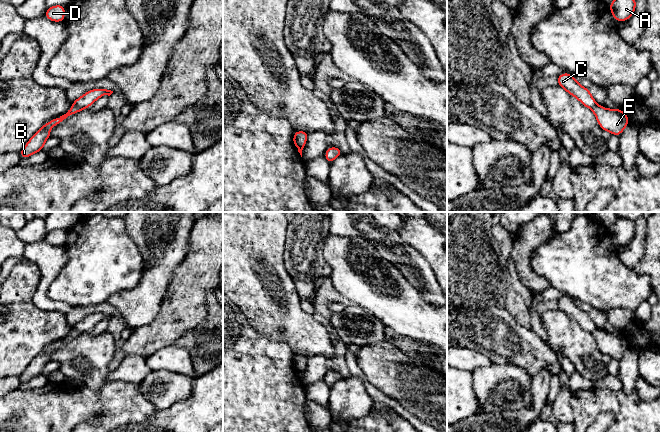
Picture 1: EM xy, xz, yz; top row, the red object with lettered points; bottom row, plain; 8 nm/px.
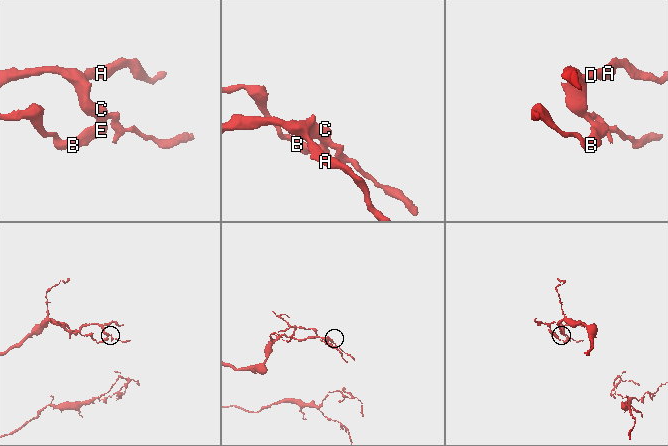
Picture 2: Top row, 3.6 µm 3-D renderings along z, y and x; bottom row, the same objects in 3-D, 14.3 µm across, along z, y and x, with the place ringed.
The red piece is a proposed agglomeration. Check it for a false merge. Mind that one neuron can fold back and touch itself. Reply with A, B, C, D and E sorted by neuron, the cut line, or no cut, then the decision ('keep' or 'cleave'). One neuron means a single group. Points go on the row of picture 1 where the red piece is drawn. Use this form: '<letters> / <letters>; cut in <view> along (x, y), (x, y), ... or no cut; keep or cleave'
A C D / B E; cut in xy along (72, 104), (81, 109); cleave

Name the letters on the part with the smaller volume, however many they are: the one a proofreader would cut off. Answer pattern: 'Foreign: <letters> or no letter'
Foreign: B, E

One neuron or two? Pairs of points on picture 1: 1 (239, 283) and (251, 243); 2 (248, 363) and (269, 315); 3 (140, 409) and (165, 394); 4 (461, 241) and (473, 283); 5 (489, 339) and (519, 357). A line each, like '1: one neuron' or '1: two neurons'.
1: one neuron
2: two neurons
3: two neurons
4: one neuron
5: one neuron

